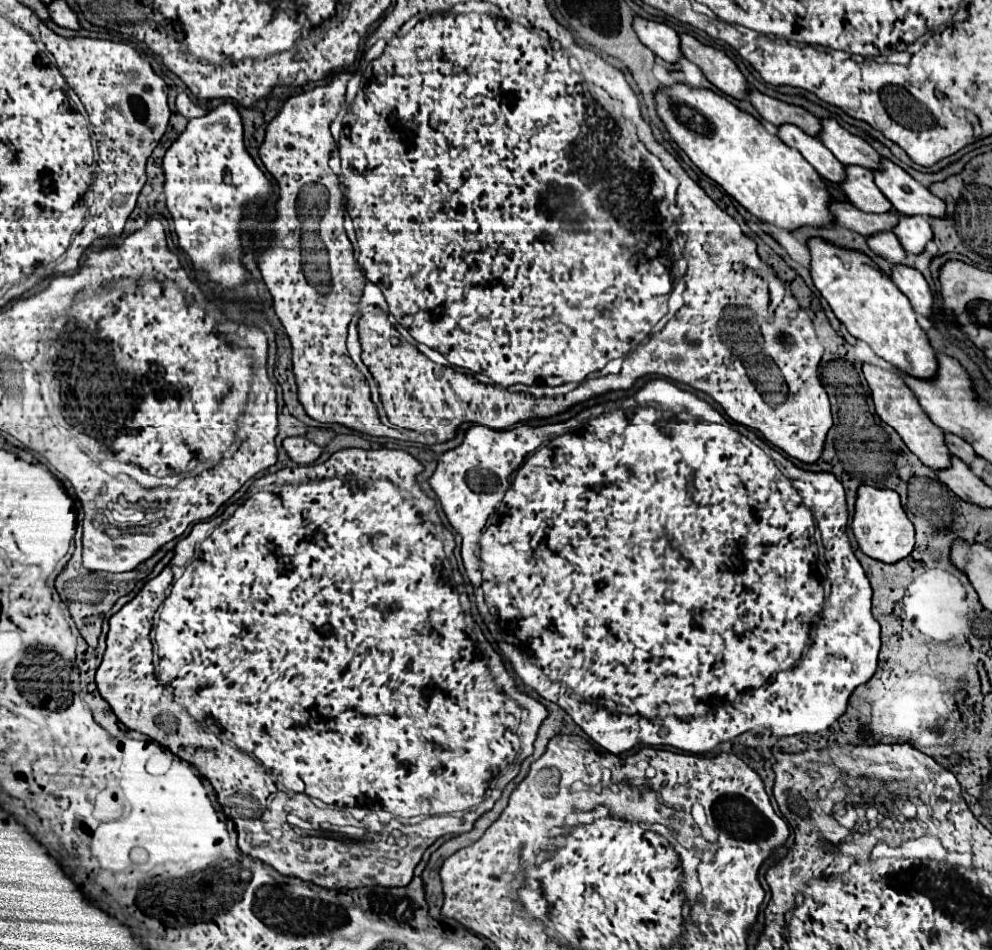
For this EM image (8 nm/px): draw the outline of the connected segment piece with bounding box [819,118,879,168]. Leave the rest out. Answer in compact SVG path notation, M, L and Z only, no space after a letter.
M821 118L819 122L823 126L823 132L819 132L819 140L833 152L839 162L879 168L879 154L863 138L849 134L839 126L835 118Z

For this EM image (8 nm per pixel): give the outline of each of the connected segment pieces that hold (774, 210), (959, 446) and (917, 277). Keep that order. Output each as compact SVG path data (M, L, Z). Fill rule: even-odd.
M677 82L657 90L653 100L675 144L705 176L717 182L753 216L783 230L831 222L827 210L831 194L815 168L807 164L797 150L791 150L783 140L769 134L755 116L739 110L727 96L709 88L693 88ZM693 114L699 114L699 118Z
M945 432L945 442L947 442L947 448L949 448L949 452L951 452L953 456L957 456L957 458L961 458L963 462L971 464L973 456L975 456L975 450L971 448L969 442L965 442L963 438L959 438L959 436L951 434L951 432Z
M905 264L891 266L891 280L909 298L909 302L917 314L923 314L927 318L931 316L931 306L933 306L931 290L929 290L923 274L917 268L911 268Z

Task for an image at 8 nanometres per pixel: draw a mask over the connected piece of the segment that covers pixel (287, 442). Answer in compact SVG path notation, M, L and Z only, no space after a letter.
M295 436L295 438L285 438L283 440L283 448L285 452L289 454L289 458L297 464L311 464L319 458L321 454L321 448L317 444L313 444L311 440L307 438L301 438L301 436Z

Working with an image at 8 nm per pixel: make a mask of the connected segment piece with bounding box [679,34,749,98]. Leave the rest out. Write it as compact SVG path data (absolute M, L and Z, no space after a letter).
M679 34L679 38L681 38L683 56L695 62L713 86L717 86L721 92L733 98L747 96L749 90L747 80L743 78L737 64L723 50L705 46L691 34Z

